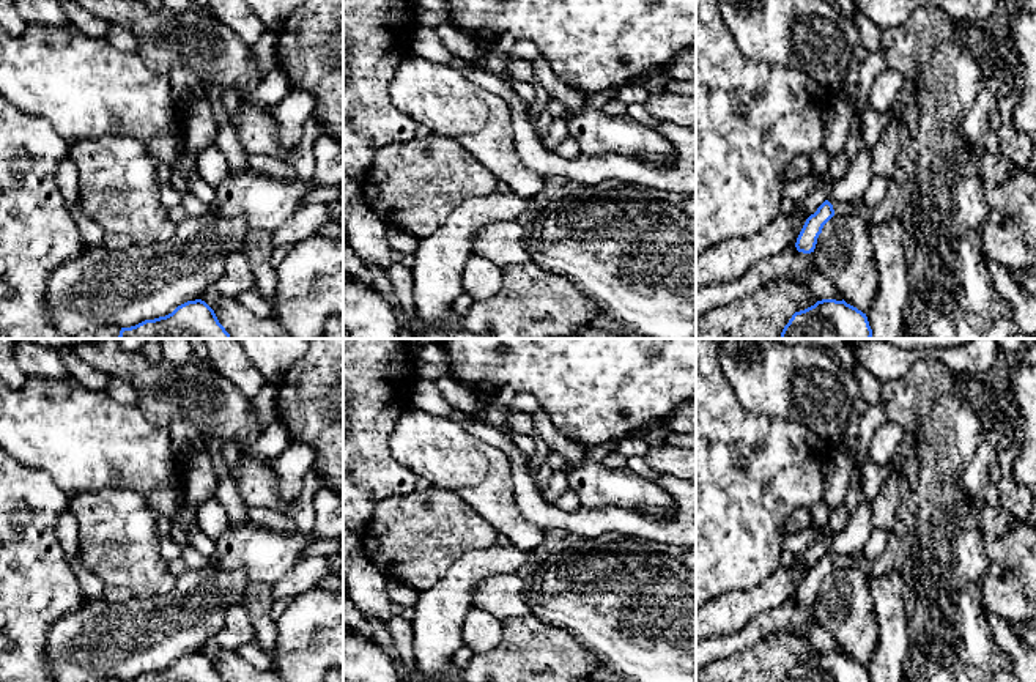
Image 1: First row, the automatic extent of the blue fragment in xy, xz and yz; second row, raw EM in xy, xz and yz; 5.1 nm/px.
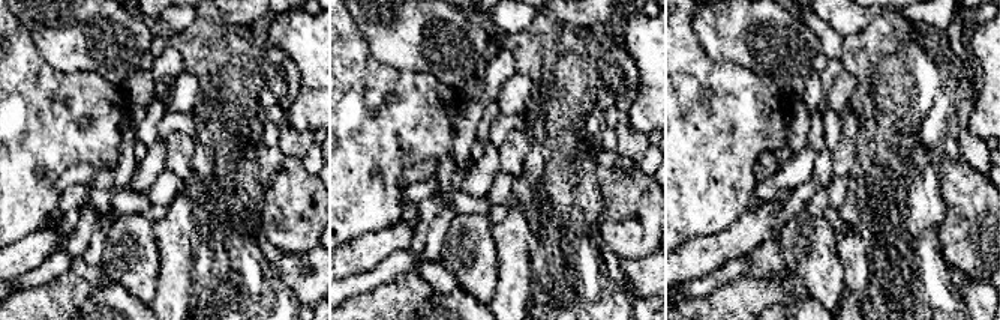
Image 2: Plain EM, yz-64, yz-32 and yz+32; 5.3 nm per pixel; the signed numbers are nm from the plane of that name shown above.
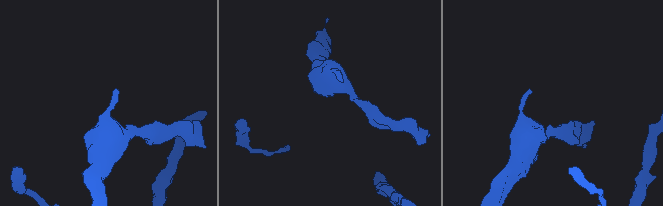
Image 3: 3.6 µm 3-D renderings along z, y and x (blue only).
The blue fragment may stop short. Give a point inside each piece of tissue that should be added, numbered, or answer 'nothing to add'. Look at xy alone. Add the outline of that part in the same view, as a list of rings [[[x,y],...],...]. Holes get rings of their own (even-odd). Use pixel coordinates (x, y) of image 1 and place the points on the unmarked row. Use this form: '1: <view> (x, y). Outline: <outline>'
nothing to add

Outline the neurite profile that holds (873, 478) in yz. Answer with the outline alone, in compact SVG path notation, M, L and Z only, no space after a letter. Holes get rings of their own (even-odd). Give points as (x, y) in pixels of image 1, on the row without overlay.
M868 461L863 466L863 473L860 479L861 479L861 488L863 488L864 499L872 502L877 498L890 473L891 469L888 466L879 466L872 461Z

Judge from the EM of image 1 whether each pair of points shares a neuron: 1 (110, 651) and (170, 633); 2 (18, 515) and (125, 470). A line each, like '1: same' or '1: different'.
1: same
2: different

